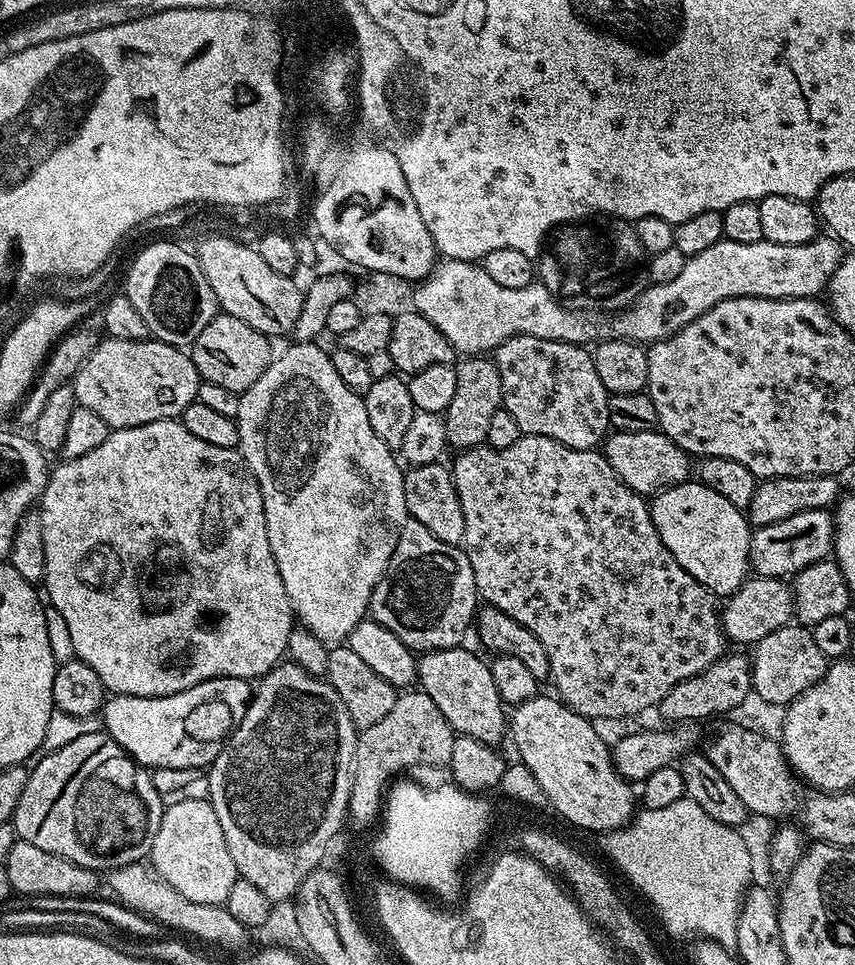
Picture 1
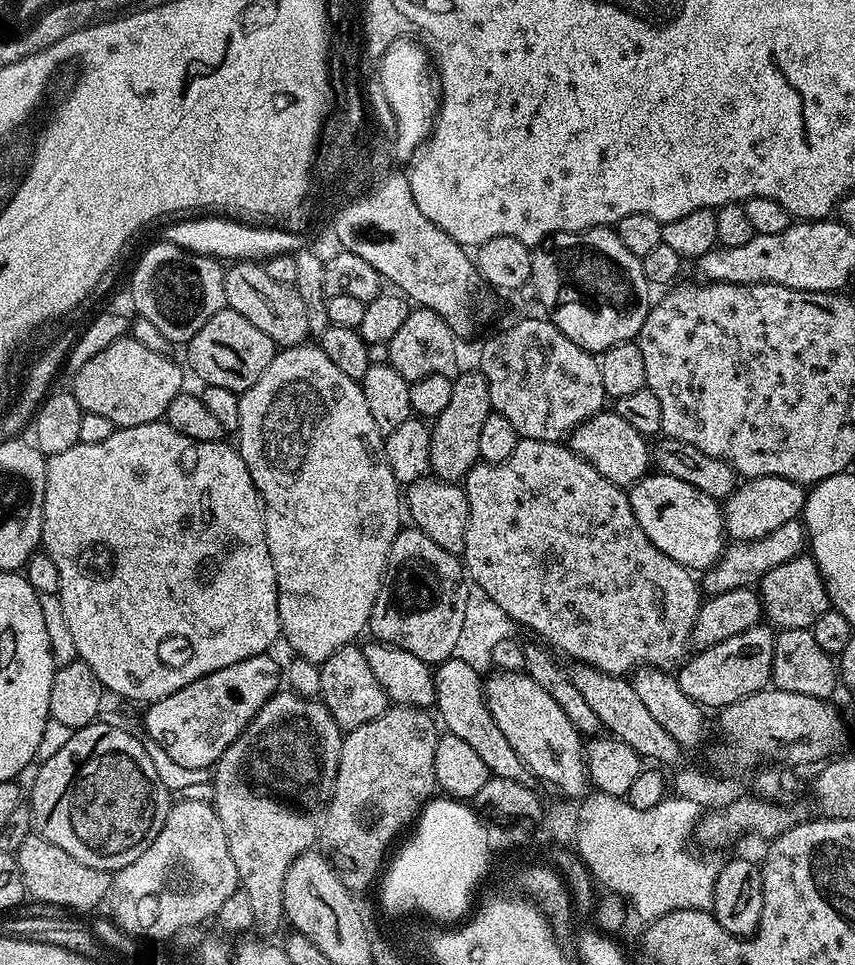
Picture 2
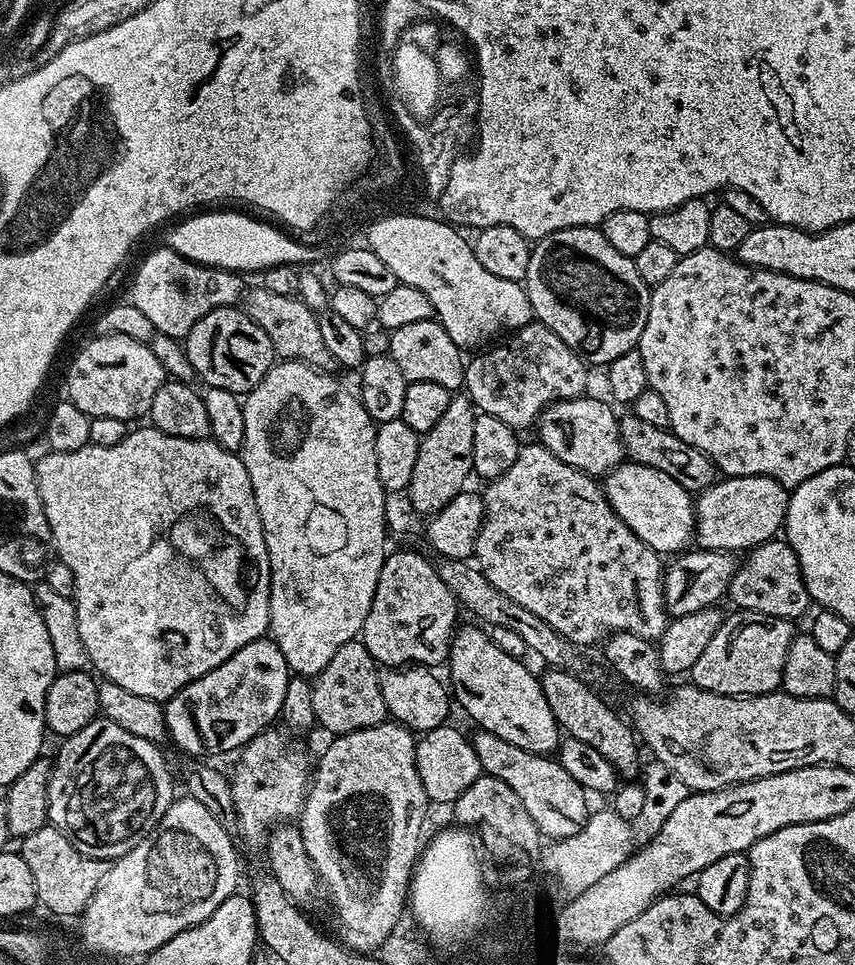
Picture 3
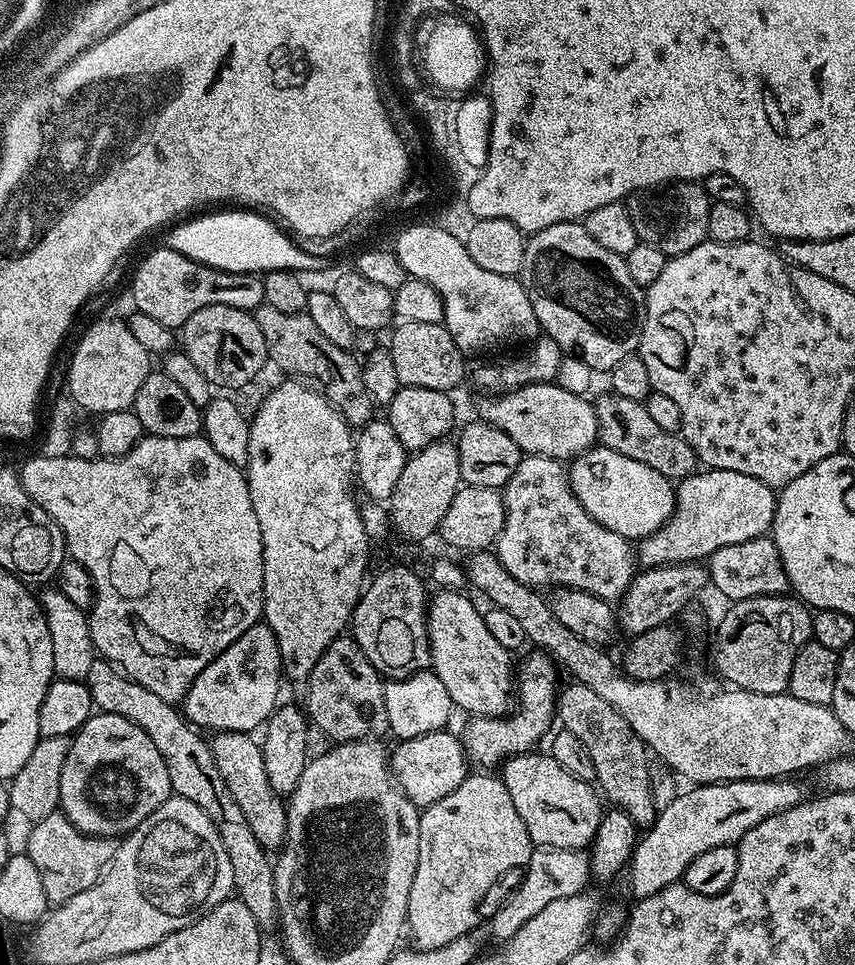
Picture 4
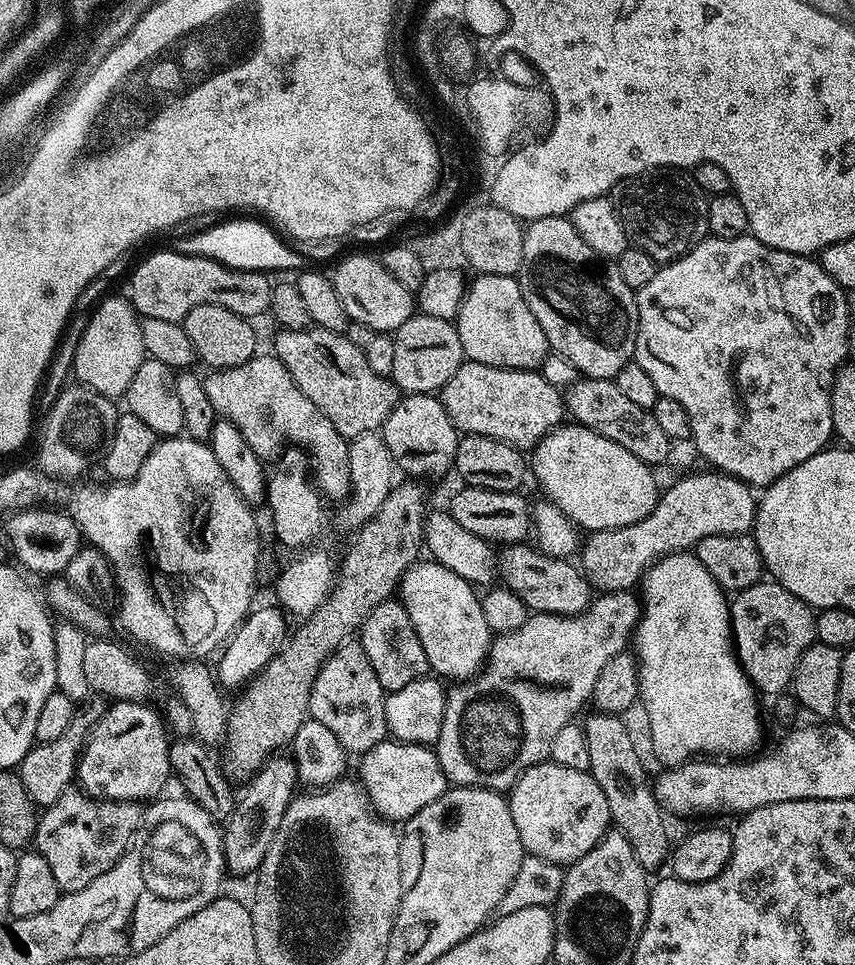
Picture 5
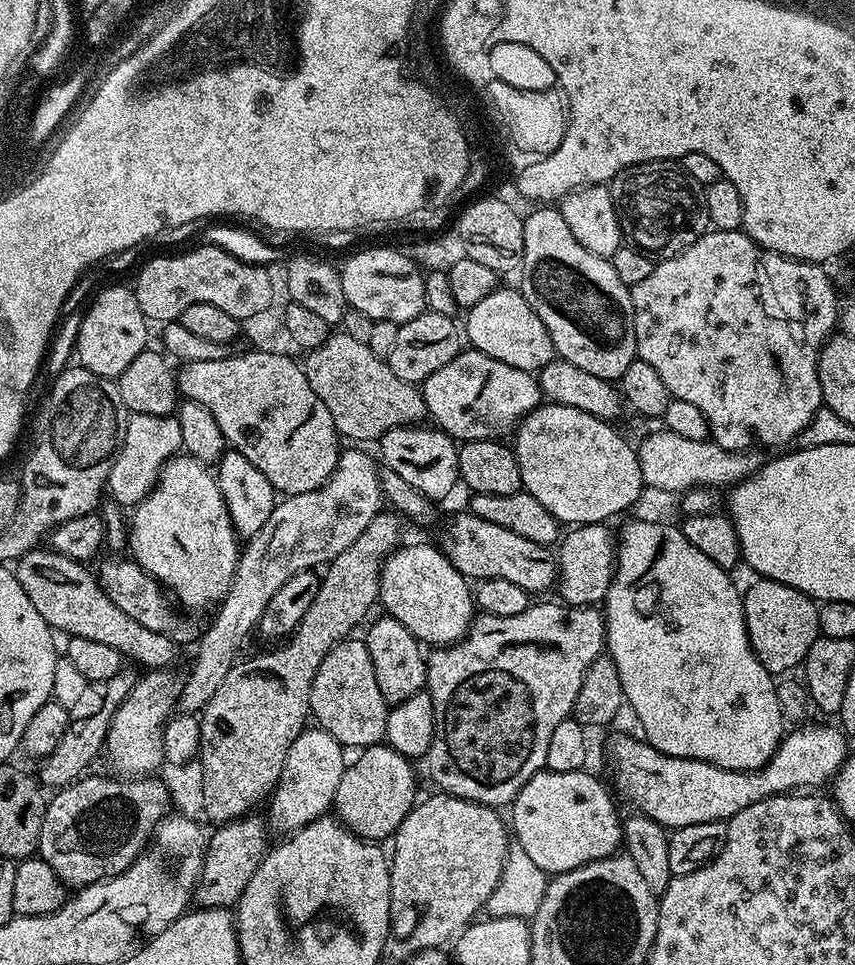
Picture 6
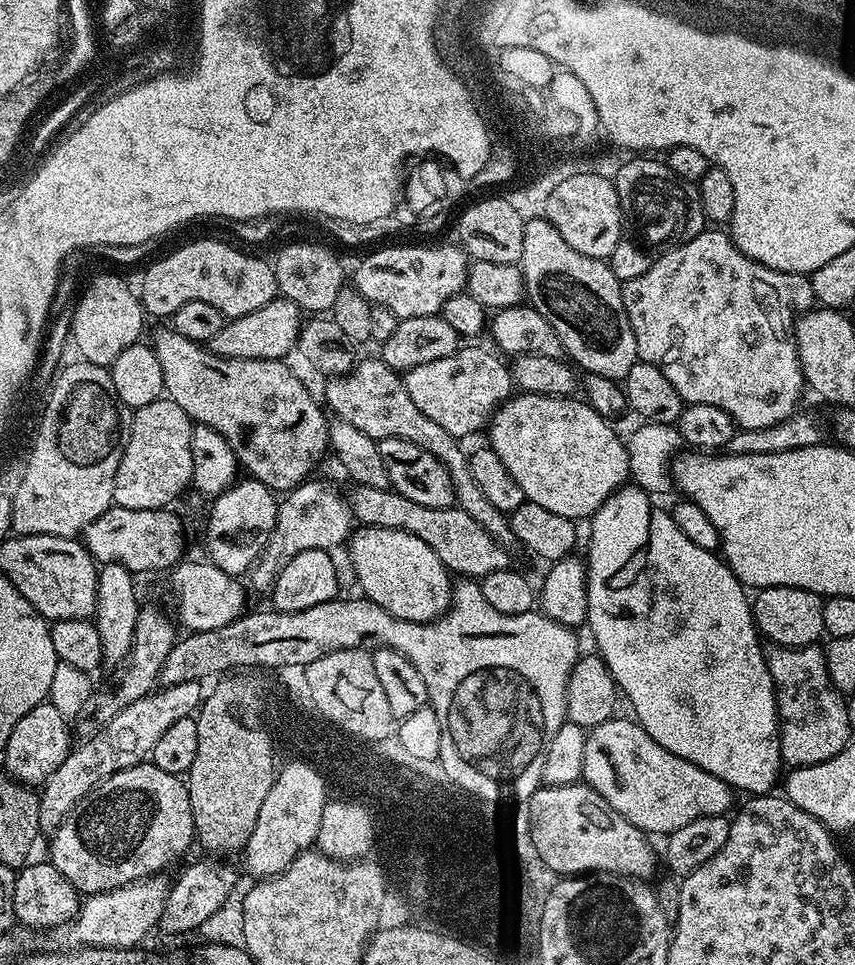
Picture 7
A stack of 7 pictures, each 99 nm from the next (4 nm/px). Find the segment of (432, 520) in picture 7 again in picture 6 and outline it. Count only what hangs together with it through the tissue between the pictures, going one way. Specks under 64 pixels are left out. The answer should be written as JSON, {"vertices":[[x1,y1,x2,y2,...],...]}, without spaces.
{"vertices":[[471,510,460,512,444,528,442,551,454,567,469,581,479,582,490,578,506,578,506,582,515,582,529,594,544,592,558,580,558,560,551,547,530,542,514,530,505,530,478,518]]}

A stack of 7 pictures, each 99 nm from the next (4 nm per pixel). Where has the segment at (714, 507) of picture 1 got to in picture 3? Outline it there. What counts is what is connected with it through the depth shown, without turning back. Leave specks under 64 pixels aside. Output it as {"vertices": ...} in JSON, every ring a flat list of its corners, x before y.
{"vertices":[[622,462,603,477,602,487,614,514,618,514,618,518,622,518,622,522,626,522,626,526,655,552,680,554,693,543,696,530,694,496,674,482,670,474,654,470,654,466]]}

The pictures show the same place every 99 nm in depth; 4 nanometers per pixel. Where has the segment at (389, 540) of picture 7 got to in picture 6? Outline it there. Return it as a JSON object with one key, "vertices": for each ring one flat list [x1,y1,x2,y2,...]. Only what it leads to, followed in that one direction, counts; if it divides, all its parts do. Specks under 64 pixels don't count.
{"vertices":[[406,544,384,559,380,568,379,603,382,608,384,604,387,615,402,622,402,626,425,645,450,646,460,640,472,624,473,589,437,545,435,548,432,544]]}

